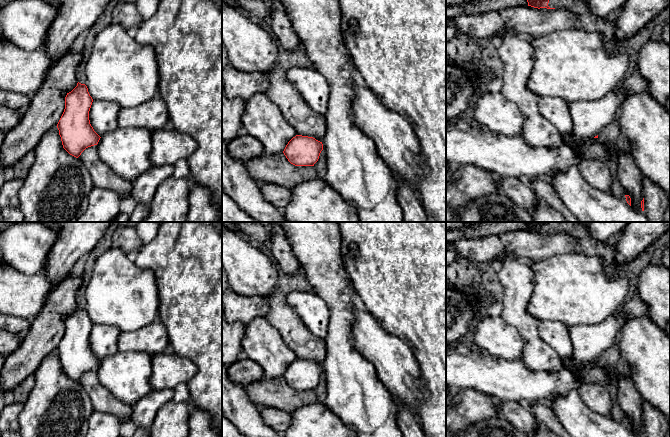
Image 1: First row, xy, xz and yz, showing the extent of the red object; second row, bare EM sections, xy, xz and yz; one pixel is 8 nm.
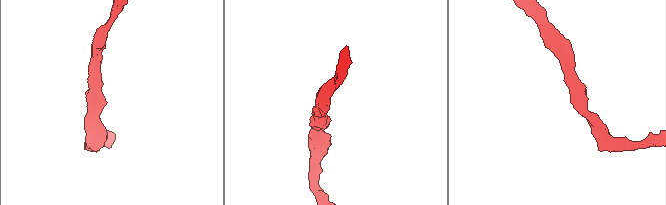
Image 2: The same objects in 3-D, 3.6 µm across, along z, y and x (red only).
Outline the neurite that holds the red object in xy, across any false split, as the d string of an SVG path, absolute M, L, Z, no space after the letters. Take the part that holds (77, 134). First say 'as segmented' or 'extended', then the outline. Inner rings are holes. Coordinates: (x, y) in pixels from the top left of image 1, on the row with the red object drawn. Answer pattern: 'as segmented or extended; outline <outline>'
extended; outline M78 82L65 97L65 109L57 126L47 131L33 149L35 160L18 192L23 222L75 222L86 211L94 185L78 157L101 138L90 124L92 102L87 86Z

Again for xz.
extended; outline M258 94L245 102L242 124L248 135L262 143L264 154L283 152L295 166L314 166L323 150L322 142L298 135L278 105L266 94Z

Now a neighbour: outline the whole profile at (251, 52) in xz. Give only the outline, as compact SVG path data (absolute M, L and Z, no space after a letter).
M222 2L222 43L228 59L228 66L222 69L222 88L226 96L247 101L258 94L265 94L269 86L267 72L275 68L278 54L277 45L269 33L256 21Z

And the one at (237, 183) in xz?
M222 139L222 189L236 204L258 222L287 222L282 209L264 200L258 182L248 173L243 163L234 160L227 151L228 142Z

